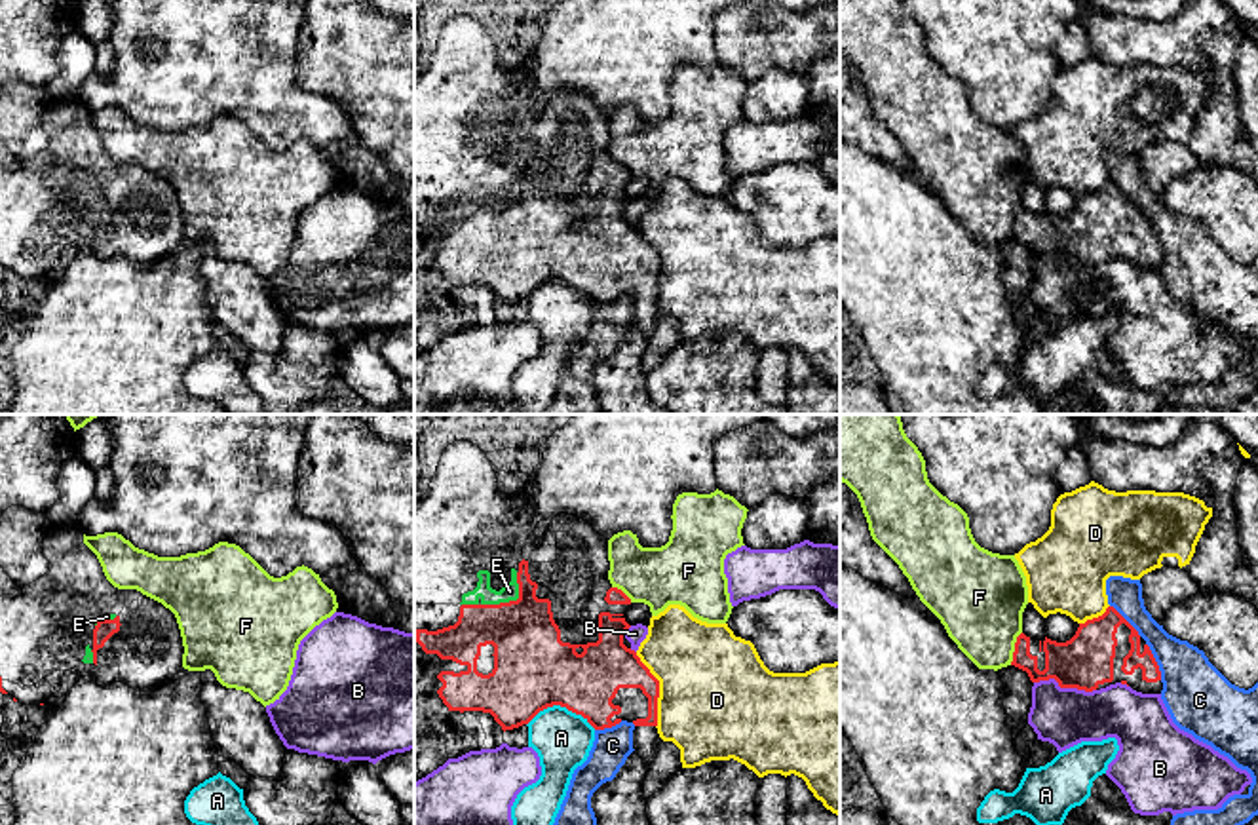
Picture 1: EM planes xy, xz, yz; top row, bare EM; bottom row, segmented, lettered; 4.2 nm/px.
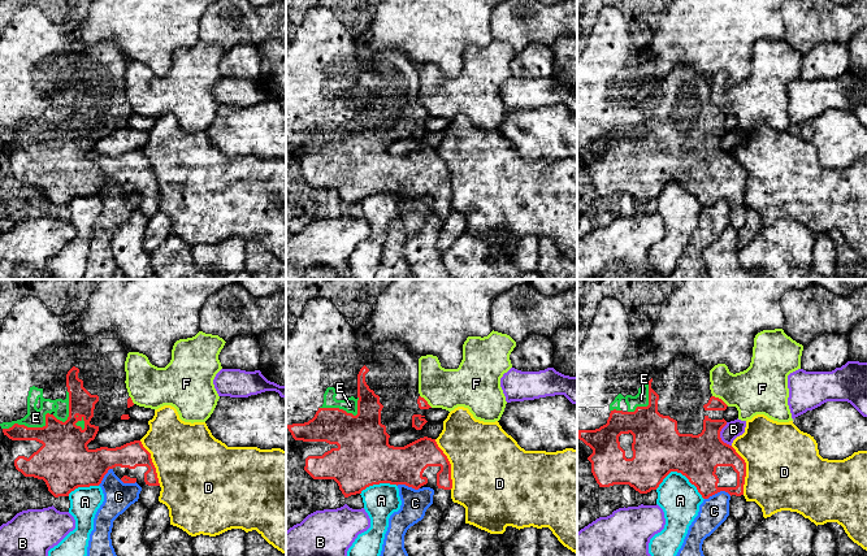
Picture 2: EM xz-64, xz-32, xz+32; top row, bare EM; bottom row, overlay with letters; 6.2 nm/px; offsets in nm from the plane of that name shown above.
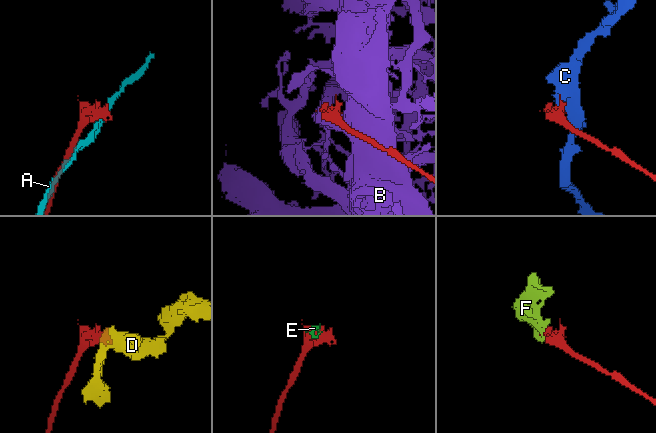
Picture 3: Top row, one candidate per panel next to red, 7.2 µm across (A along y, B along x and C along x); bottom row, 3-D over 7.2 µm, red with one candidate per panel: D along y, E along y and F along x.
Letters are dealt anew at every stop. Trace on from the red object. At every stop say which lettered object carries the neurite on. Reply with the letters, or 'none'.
E

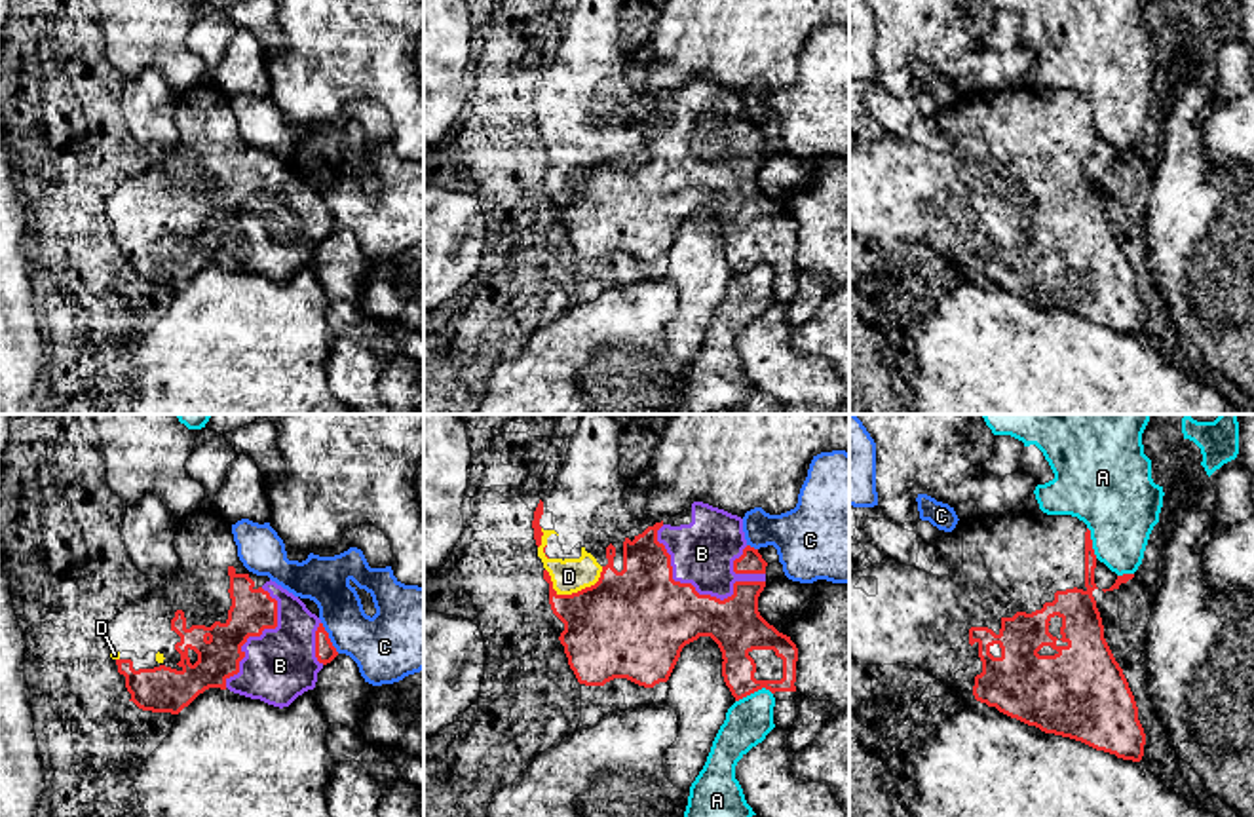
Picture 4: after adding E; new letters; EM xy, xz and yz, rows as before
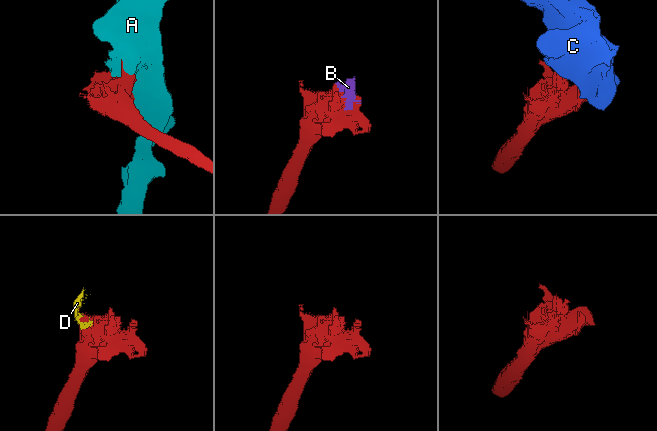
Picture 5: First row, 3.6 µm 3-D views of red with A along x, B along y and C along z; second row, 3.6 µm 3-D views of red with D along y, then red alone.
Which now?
B, D

